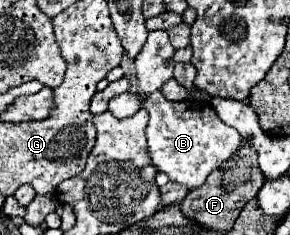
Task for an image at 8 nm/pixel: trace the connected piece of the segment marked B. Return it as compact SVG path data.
M161 30L149 32L143 50L135 58L137 96L141 98L143 108L149 112L149 124L145 136L147 136L151 164L159 172L165 172L171 182L195 190L205 182L205 178L213 170L217 170L239 150L241 136L235 128L219 120L211 104L197 100L197 109L195 109L191 107L191 102L171 102L161 94L161 86L165 84L165 80L173 78L173 66L175 66L173 54L175 48L169 44L167 32Z

